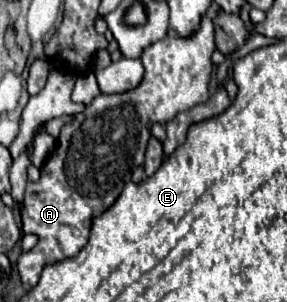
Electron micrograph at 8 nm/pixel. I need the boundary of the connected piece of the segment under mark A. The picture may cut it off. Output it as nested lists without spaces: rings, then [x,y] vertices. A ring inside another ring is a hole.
[[[204,16],[198,30],[186,38],[170,30],[164,40],[150,44],[142,52],[140,62],[144,64],[144,78],[134,90],[128,90],[122,94],[98,94],[90,104],[86,104],[86,110],[74,114],[74,120],[62,126],[60,136],[56,140],[56,150],[40,168],[40,180],[28,182],[26,186],[22,224],[24,224],[26,234],[32,232],[38,236],[38,244],[30,252],[22,252],[18,258],[18,272],[20,272],[22,284],[36,286],[44,264],[50,264],[52,260],[64,260],[64,258],[76,256],[88,242],[92,218],[100,216],[106,208],[114,204],[116,196],[122,192],[126,182],[134,180],[134,184],[138,184],[140,180],[146,178],[142,166],[144,166],[144,152],[146,152],[148,138],[150,138],[150,126],[156,122],[166,124],[178,112],[184,112],[210,98],[208,94],[210,72],[212,72],[210,56],[214,48],[216,46],[214,46],[212,20],[208,16]]]

